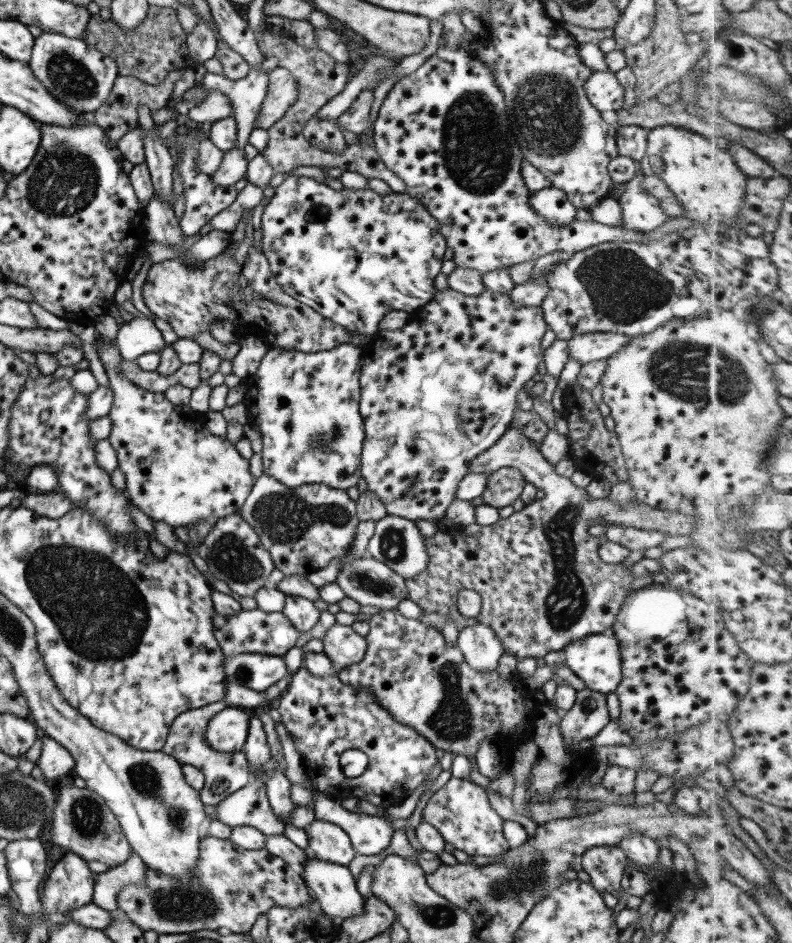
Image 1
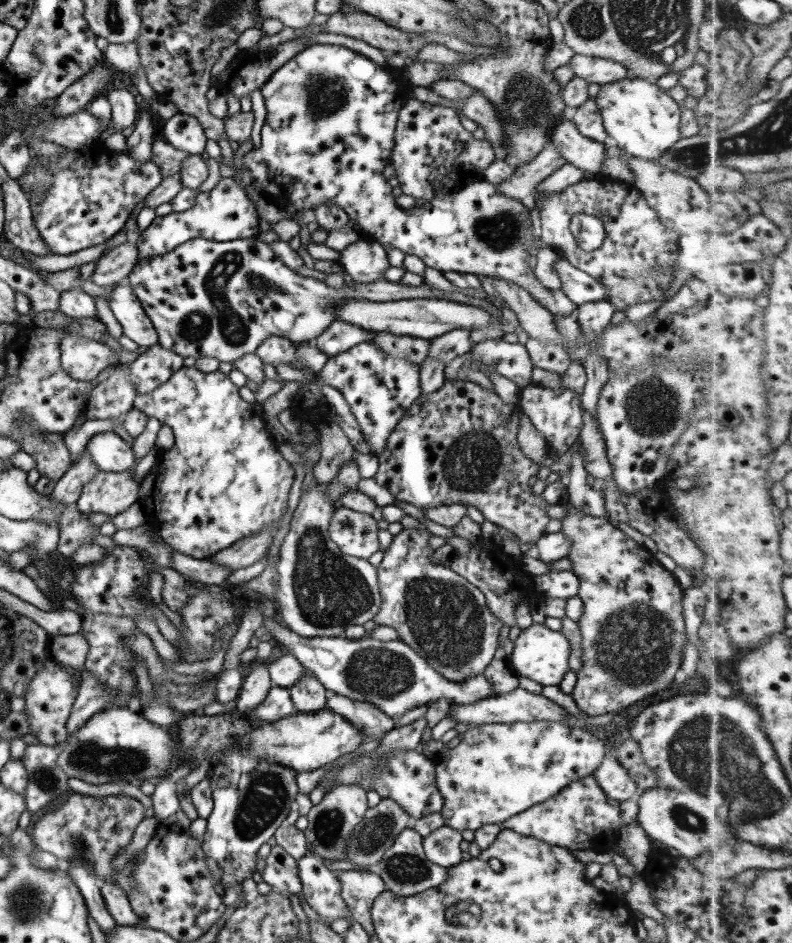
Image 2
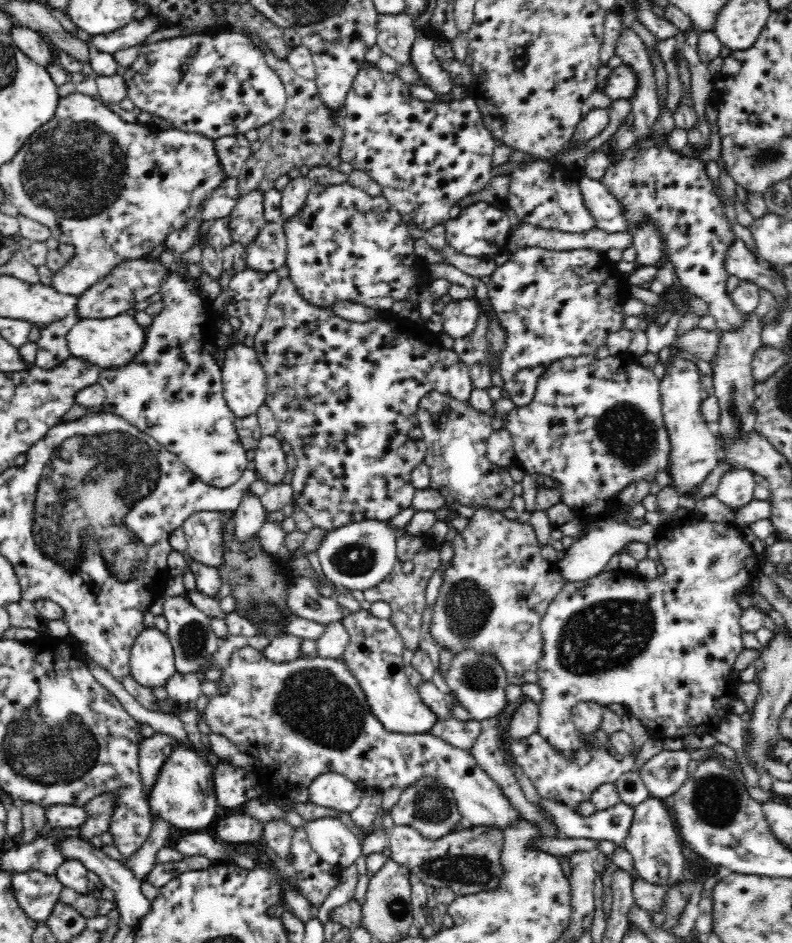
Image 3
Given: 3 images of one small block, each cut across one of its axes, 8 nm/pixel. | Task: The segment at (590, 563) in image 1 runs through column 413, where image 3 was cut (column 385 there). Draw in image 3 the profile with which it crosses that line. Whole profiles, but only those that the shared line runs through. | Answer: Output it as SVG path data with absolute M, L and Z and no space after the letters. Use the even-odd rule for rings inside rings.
M430 534L424 536L408 535L401 537L397 541L396 564L392 572L384 578L378 586L374 586L364 591L365 600L369 603L388 602L392 608L392 625L396 627L398 634L404 639L405 648L415 651L419 648L420 626L422 626L422 614L426 608L426 586L434 571L440 566L440 548L432 540ZM404 562L413 562L412 572L406 573L402 569Z

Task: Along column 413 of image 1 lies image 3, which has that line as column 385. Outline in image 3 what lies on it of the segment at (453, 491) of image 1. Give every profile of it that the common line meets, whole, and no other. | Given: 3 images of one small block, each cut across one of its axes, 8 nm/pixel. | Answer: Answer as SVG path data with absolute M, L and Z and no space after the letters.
M290 277L280 279L278 288L270 297L266 307L265 318L262 321L260 330L254 337L253 347L267 378L265 404L274 413L278 421L278 430L291 446L292 453L297 459L291 483L294 490L295 504L308 515L308 518L314 523L314 527L332 530L362 520L390 521L391 518L400 514L402 510L411 507L414 494L417 492L411 481L411 475L414 468L425 460L427 450L423 432L418 426L418 418L416 418L418 402L428 392L432 391L457 398L460 402L469 402L470 392L474 388L470 378L470 367L460 359L460 355L456 354L452 349L430 347L426 343L428 341L427 337L428 333L422 331L419 331L415 336L407 335L404 322L392 322L392 324L382 321L354 323L343 319L334 313L332 309L318 308L314 304L306 302L300 296Z

